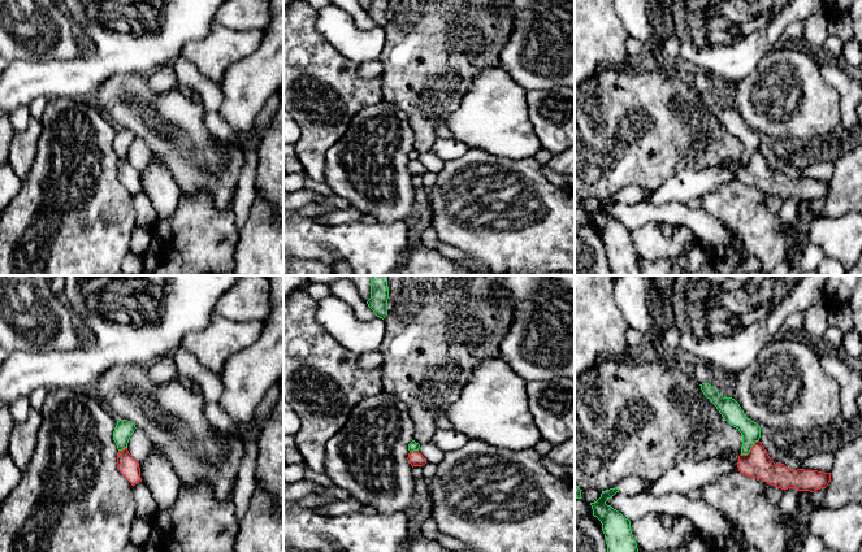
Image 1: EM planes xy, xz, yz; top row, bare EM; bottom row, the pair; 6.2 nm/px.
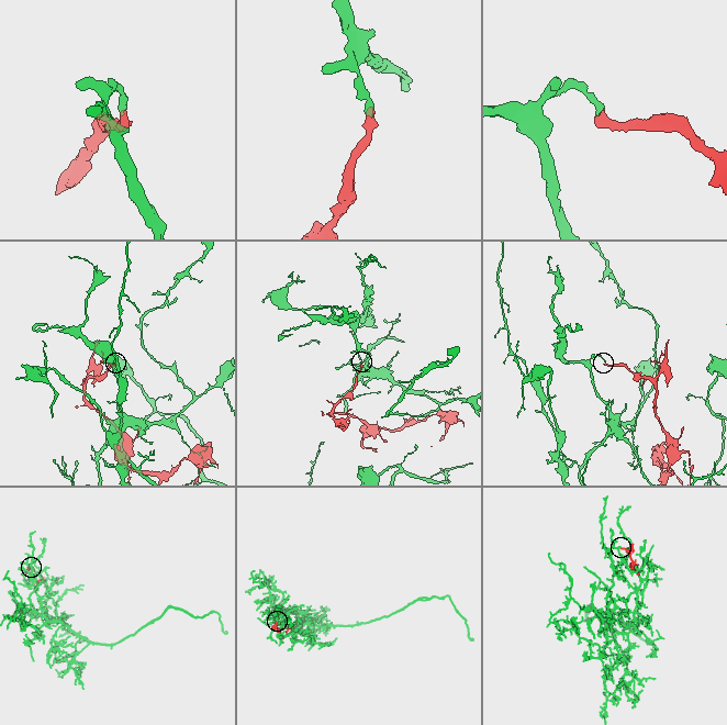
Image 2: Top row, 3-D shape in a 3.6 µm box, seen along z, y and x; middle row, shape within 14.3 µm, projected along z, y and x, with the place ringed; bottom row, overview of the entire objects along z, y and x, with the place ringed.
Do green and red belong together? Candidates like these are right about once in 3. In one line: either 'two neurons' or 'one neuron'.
two neurons

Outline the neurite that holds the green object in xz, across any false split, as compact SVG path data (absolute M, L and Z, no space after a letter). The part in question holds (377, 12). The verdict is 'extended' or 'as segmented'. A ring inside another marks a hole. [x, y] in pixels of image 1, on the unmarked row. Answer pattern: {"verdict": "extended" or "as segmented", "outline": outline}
{"verdict": "as segmented", "outline": "M371 0L367 13L377 26L384 29L387 25L387 8L389 0Z"}

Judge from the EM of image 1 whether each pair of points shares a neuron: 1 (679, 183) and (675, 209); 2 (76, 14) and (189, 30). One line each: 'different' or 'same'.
1: different
2: same

